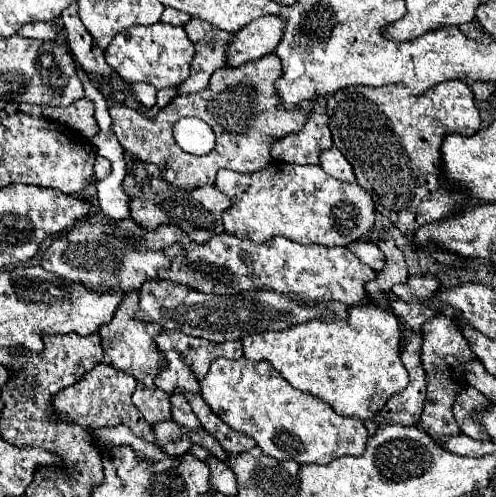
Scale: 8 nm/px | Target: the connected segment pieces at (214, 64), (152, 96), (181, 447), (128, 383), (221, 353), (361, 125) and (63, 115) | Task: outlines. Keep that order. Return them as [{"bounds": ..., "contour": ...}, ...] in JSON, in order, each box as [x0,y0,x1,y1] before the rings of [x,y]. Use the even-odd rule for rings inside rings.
[{"bounds":[178,17,234,93],"contour":[[[192,17],[188,25],[182,25],[188,39],[194,43],[196,53],[190,65],[190,75],[178,85],[178,93],[198,93],[206,89],[210,75],[224,67],[224,45],[232,41],[234,33],[222,31],[200,17]]]},{"bounds":[134,83,156,105],"contour":[[[138,83],[134,87],[136,91],[136,97],[138,101],[142,101],[142,105],[154,105],[156,103],[156,87],[154,85],[148,85],[148,83]]]},{"bounds":[162,439,192,457],"contour":[[[184,439],[184,441],[176,441],[176,443],[170,443],[170,445],[166,445],[166,447],[162,447],[168,455],[172,455],[172,457],[180,457],[180,455],[184,455],[188,449],[192,447],[192,443],[188,441],[188,439]]]},{"bounds":[52,363,154,443],"contour":[[[100,363],[92,371],[88,371],[80,381],[76,381],[72,387],[60,391],[52,403],[56,405],[56,413],[62,413],[64,419],[76,425],[84,425],[84,429],[88,431],[94,431],[96,427],[126,425],[128,429],[132,429],[132,433],[136,433],[136,437],[154,443],[152,427],[144,421],[140,411],[132,403],[134,389],[136,389],[136,381],[132,375],[118,371],[108,363]]]},{"bounds":[158,331,242,379],"contour":[[[164,331],[158,337],[158,347],[162,351],[176,351],[180,357],[192,367],[196,379],[202,379],[210,369],[212,361],[218,357],[226,359],[240,359],[242,357],[242,343],[240,341],[226,341],[226,343],[212,343],[206,339],[196,339],[184,335],[180,331]]]},{"bounds":[326,81,480,243],"contour":[[[444,81],[444,83],[438,83],[436,87],[428,89],[424,95],[414,95],[414,93],[412,93],[408,87],[404,87],[404,85],[346,87],[346,89],[336,91],[334,95],[328,95],[326,113],[330,115],[330,131],[332,131],[332,137],[334,137],[334,145],[344,153],[344,157],[348,159],[348,163],[354,167],[358,185],[372,195],[374,205],[376,205],[376,213],[380,213],[382,217],[386,217],[398,231],[402,231],[402,233],[408,237],[410,243],[412,243],[412,233],[416,233],[416,229],[420,229],[420,225],[428,225],[428,223],[432,223],[432,221],[440,221],[440,217],[452,217],[452,213],[456,213],[456,211],[460,213],[462,207],[468,207],[468,205],[474,201],[472,193],[468,193],[466,189],[454,187],[454,185],[444,185],[444,183],[442,183],[442,181],[444,181],[444,177],[442,177],[442,153],[440,153],[442,137],[452,135],[452,133],[474,135],[474,133],[480,129],[480,111],[474,107],[474,95],[472,95],[472,91],[468,89],[466,83],[462,83],[462,81]]]},{"bounds":[42,99,100,139],"contour":[[[80,99],[67,107],[42,107],[42,117],[50,117],[68,129],[80,133],[82,136],[92,139],[100,128],[95,120],[95,104],[88,99]],[[56,109],[56,113],[54,113]]]}]

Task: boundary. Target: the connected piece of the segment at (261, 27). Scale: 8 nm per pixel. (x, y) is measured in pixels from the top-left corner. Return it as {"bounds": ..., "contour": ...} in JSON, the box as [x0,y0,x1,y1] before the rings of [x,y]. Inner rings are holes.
{"bounds":[226,17,284,67],"contour":[[[260,17],[248,23],[236,33],[236,39],[230,43],[226,55],[228,65],[238,67],[248,61],[256,61],[276,49],[280,37],[284,35],[284,17]]]}

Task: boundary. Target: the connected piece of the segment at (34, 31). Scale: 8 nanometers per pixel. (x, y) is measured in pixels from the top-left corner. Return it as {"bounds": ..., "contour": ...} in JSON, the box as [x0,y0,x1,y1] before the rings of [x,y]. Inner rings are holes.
{"bounds":[18,21,60,39],"contour":[[[46,21],[46,23],[28,23],[22,25],[18,35],[28,37],[28,39],[54,39],[56,31],[60,29],[60,25],[56,21]]]}

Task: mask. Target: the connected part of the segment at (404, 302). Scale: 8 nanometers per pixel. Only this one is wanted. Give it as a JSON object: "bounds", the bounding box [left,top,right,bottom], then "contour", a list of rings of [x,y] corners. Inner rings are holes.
{"bounds":[392,277,438,331],"contour":[[[410,277],[404,285],[394,285],[392,293],[396,295],[396,301],[392,303],[394,313],[400,319],[400,329],[406,325],[408,329],[418,331],[424,321],[436,317],[424,301],[428,297],[434,297],[438,289],[438,281],[434,277]]]}

